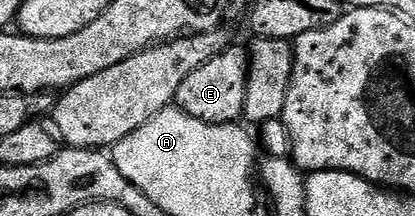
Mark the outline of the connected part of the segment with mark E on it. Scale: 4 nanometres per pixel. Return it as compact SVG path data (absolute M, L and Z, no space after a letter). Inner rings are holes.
M230 44L215 60L207 60L203 68L195 68L183 84L179 84L175 102L183 112L207 124L228 126L236 123L245 113L247 84L249 83L249 55L244 45Z

